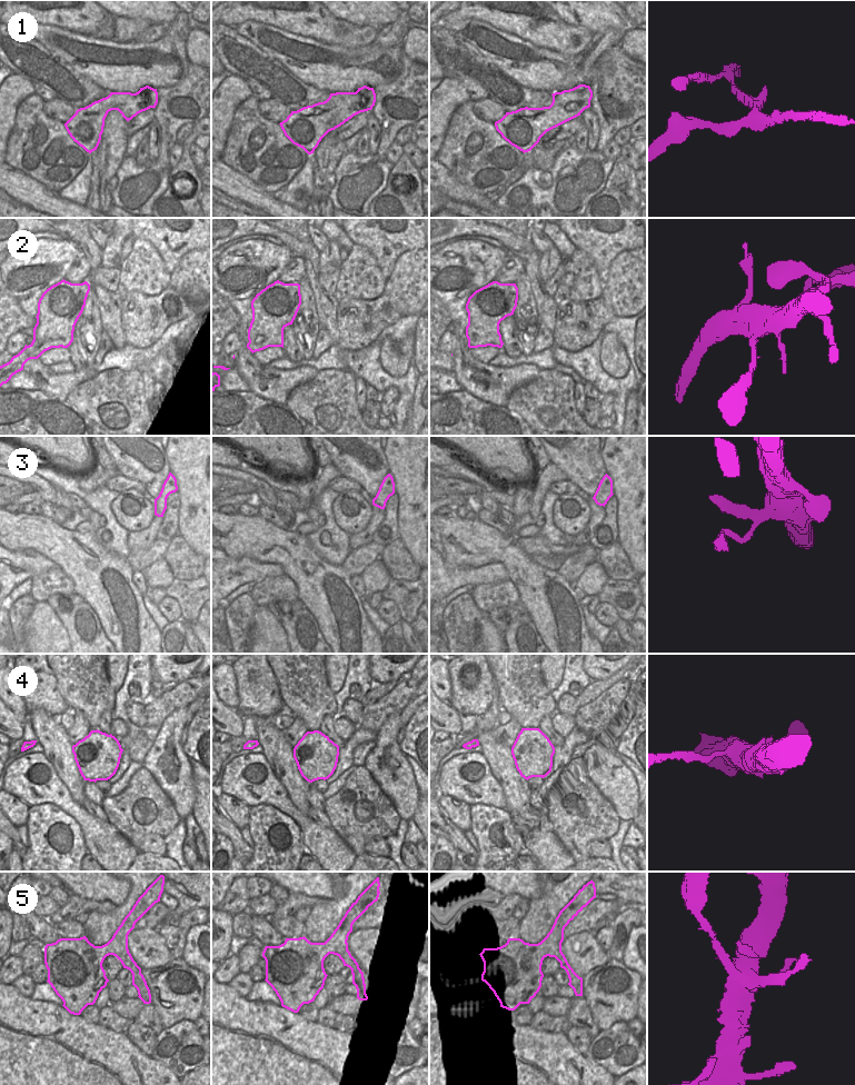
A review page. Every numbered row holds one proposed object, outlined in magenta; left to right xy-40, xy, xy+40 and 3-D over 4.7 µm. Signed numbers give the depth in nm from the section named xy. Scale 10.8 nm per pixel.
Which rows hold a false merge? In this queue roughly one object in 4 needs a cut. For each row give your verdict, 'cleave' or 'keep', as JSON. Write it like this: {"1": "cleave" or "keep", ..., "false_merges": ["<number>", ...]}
{"1": "keep", "2": "keep", "3": "keep", "4": "cleave", "5": "keep", "false_merges": ["4"]}

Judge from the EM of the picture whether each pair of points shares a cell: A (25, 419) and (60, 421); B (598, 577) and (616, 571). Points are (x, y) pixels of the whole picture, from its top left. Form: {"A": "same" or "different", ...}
{"A": "same", "B": "different"}

